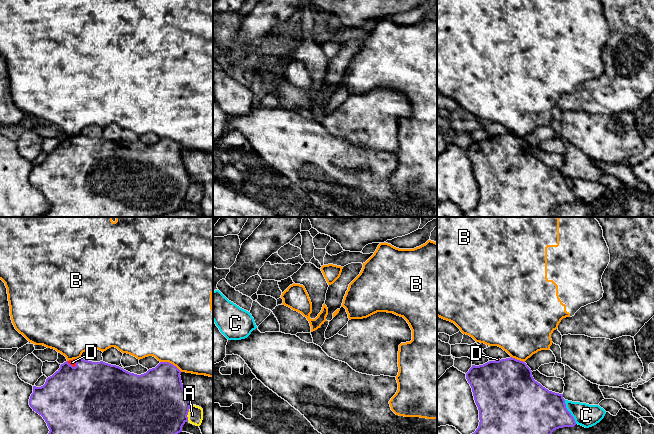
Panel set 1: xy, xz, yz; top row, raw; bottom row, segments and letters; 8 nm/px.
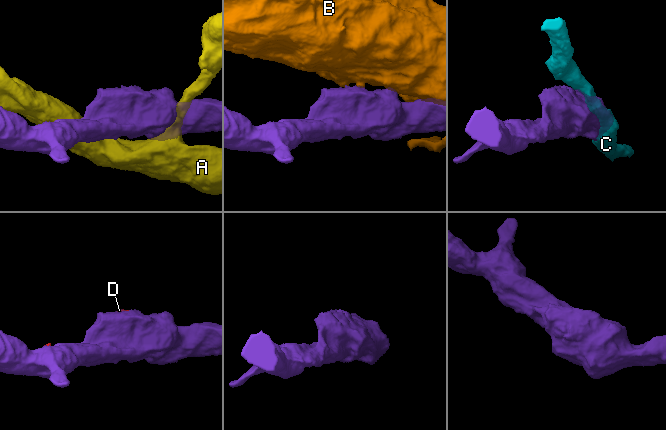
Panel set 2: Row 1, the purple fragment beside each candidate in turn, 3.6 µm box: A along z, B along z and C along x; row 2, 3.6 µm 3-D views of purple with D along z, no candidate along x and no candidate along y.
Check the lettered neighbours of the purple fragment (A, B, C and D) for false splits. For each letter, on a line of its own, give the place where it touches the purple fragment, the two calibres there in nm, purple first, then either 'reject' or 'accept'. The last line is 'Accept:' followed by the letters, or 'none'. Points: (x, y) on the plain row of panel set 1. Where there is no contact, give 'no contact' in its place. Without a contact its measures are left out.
A: meets purple in xy at (188, 187); 500 nm thick on the purple side, 130 nm on the other; reject
B: meets purple in xy at (170, 139); 400 nm thick on the purple side, 500 nm on the other; reject
C: meets purple in yz at (568, 187); 400 nm thick on the purple side, 180 nm on the other; reject
D: meets purple in xy at (71, 141); 480 nm thick on the purple side, 50 nm on the other; accept
Accept: D

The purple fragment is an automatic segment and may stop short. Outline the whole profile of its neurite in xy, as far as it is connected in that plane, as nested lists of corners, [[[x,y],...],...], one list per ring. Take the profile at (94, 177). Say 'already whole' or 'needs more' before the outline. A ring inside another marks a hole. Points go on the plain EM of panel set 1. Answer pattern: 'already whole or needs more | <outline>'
needs more | [[[82,134],[64,138],[60,144],[41,163],[33,162],[33,169],[29,175],[29,181],[43,193],[49,204],[48,211],[41,217],[159,217],[182,208],[183,201],[188,197],[188,188],[191,182],[190,175],[184,166],[181,157],[181,147],[169,138],[160,138],[155,144],[149,145],[146,149],[137,151],[130,149],[123,144],[100,138],[92,138]]]

